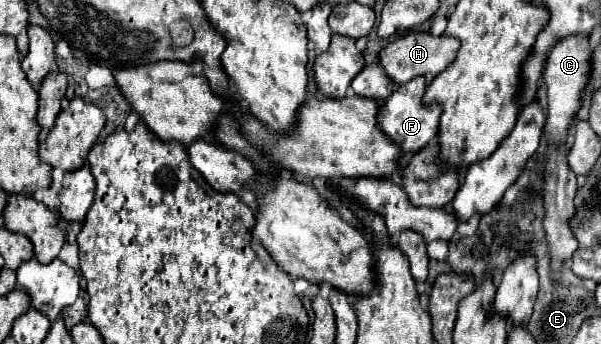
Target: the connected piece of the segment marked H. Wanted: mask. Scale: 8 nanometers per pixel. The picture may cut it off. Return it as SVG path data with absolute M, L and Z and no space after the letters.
M411 32L395 42L391 42L387 48L381 50L379 54L379 62L383 66L383 70L387 72L387 76L391 76L391 80L395 80L395 84L405 84L415 76L425 76L429 82L443 72L457 56L461 42L455 36L449 34L441 34L441 36L433 36L429 32Z

